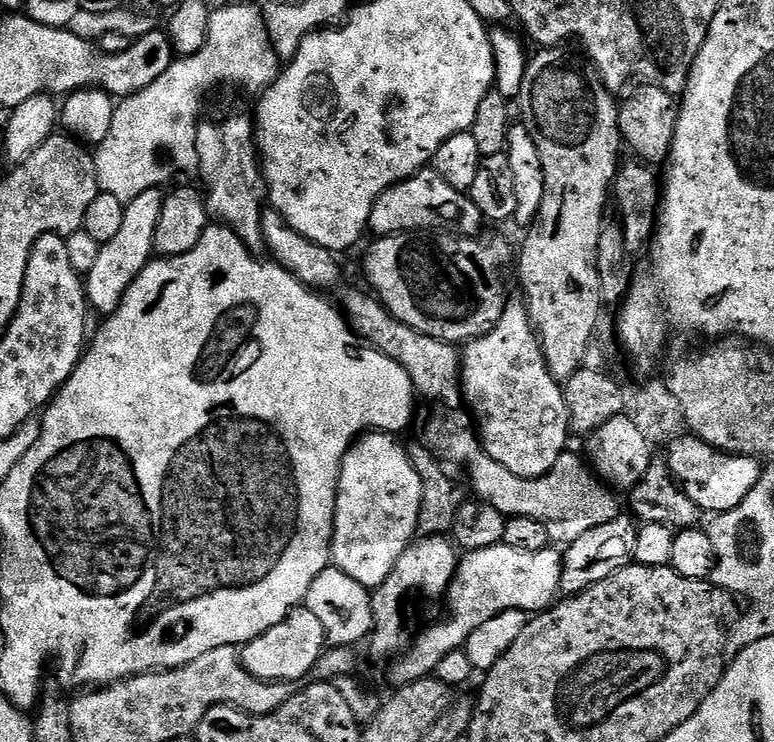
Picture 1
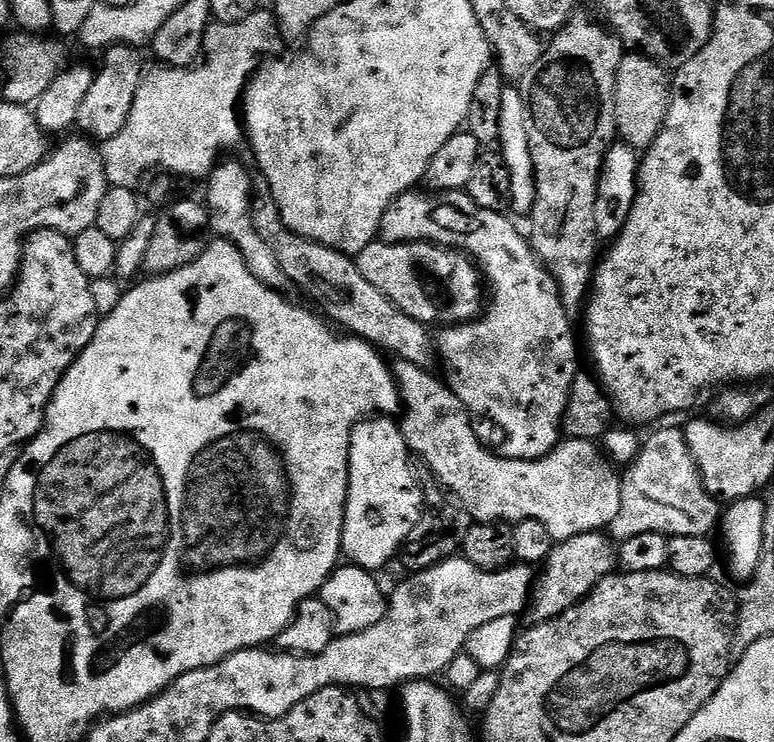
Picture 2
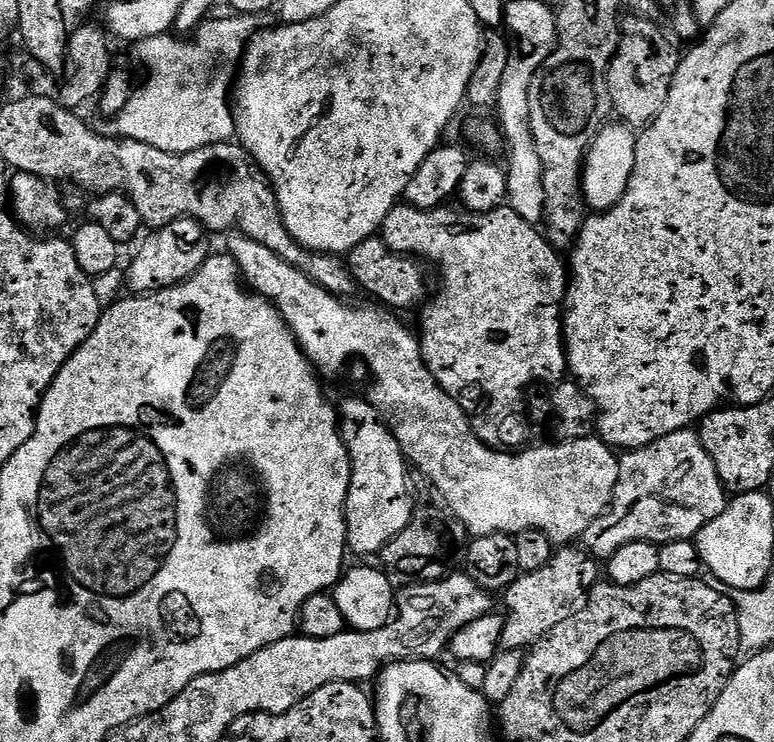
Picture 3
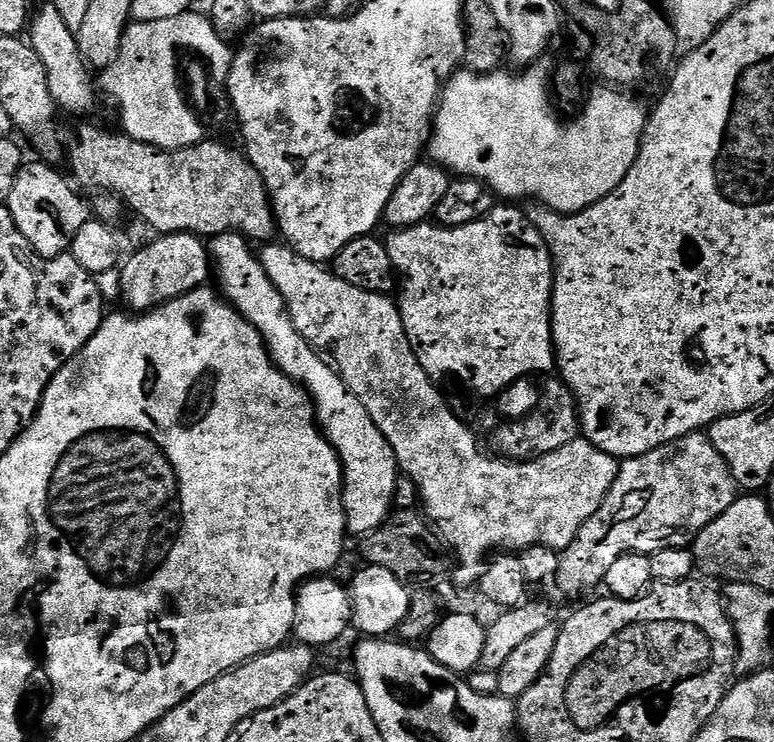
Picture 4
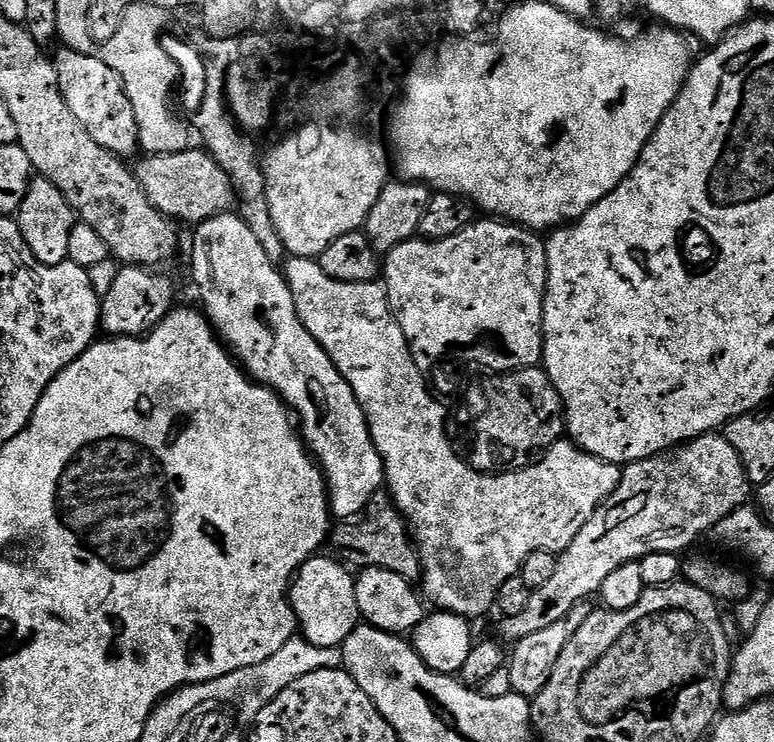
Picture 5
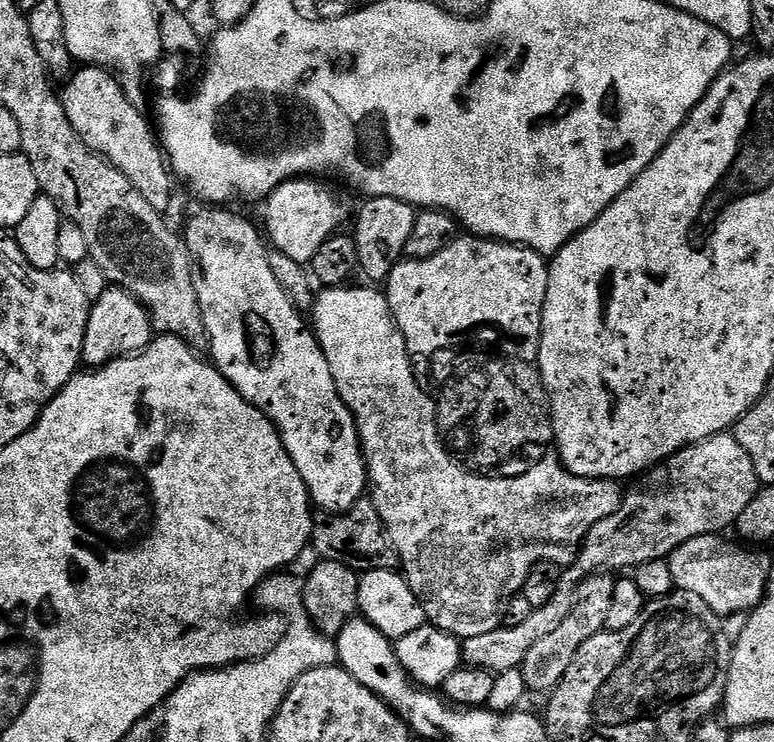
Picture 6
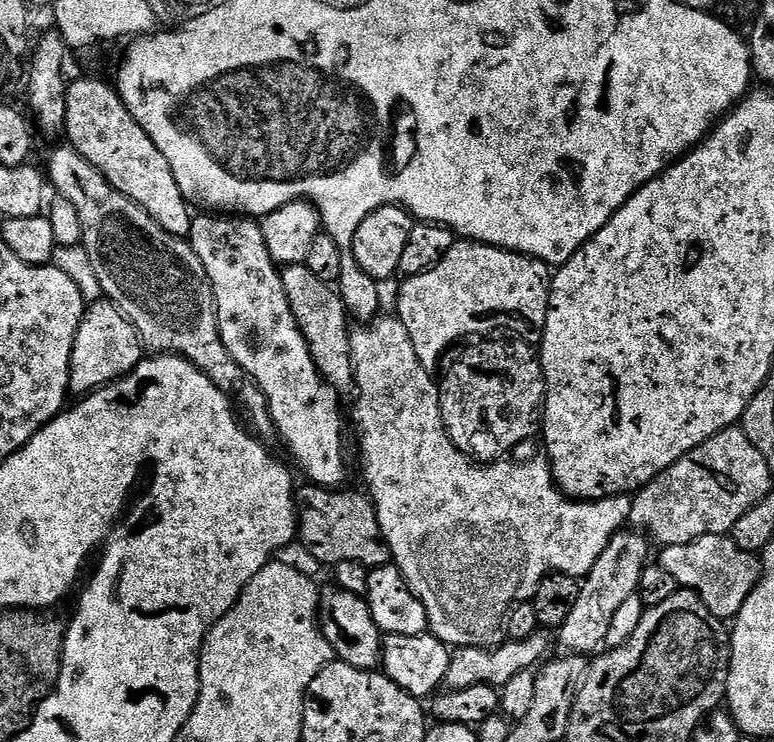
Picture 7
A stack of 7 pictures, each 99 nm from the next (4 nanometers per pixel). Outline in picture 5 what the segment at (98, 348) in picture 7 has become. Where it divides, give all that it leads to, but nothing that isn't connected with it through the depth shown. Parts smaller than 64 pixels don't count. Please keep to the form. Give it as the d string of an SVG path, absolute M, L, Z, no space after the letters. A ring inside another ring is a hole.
M148 266L121 267L114 286L110 286L110 294L103 296L100 302L100 327L109 337L147 336L173 311L176 288L171 278L160 272L163 271Z

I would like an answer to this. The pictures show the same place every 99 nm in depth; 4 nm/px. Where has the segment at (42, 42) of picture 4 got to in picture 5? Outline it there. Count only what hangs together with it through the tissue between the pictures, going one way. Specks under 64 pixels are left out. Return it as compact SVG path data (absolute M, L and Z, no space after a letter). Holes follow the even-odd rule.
M61 47L60 53L54 56L58 82L62 90L62 98L66 106L70 106L74 118L86 126L90 138L98 142L106 150L116 156L129 158L140 148L138 138L138 122L134 118L134 106L124 92L124 83L120 76L106 62L102 62L99 55L91 51L79 52L73 48Z

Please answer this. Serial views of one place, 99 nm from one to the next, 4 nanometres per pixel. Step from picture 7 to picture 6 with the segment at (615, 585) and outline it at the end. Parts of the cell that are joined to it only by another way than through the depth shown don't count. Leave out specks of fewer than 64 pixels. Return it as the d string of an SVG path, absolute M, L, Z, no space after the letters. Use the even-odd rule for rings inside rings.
M611 575L585 576L576 585L574 603L566 622L562 622L562 626L558 626L558 630L554 630L554 634L542 638L530 650L530 654L526 654L519 670L522 678L526 678L529 693L551 693L552 689L560 685L560 680L566 674L566 670L570 670L570 662L574 662L574 654L578 654L578 650L582 650L582 646L586 646L586 642L590 642L590 638L594 638L594 634L607 629L610 618L610 601L614 598L614 586L616 585L616 580L608 576Z

